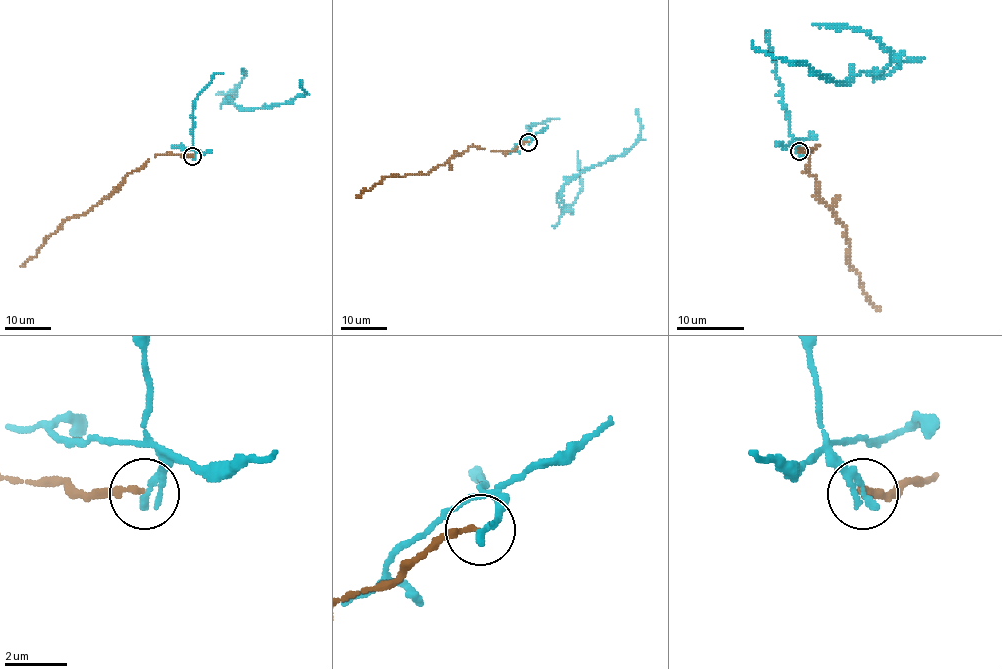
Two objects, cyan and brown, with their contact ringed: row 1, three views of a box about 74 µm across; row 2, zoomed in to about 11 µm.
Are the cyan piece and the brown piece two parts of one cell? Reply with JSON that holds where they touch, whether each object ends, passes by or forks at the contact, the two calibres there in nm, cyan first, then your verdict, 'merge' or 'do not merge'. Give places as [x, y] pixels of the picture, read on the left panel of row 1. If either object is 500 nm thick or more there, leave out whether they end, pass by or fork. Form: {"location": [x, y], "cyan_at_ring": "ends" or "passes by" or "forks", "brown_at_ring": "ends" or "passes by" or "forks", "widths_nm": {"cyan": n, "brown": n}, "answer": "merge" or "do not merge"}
{"location": [192, 156], "cyan_at_ring": "ends", "brown_at_ring": "ends", "widths_nm": {"cyan": 280, "brown": 180}, "answer": "do not merge"}

